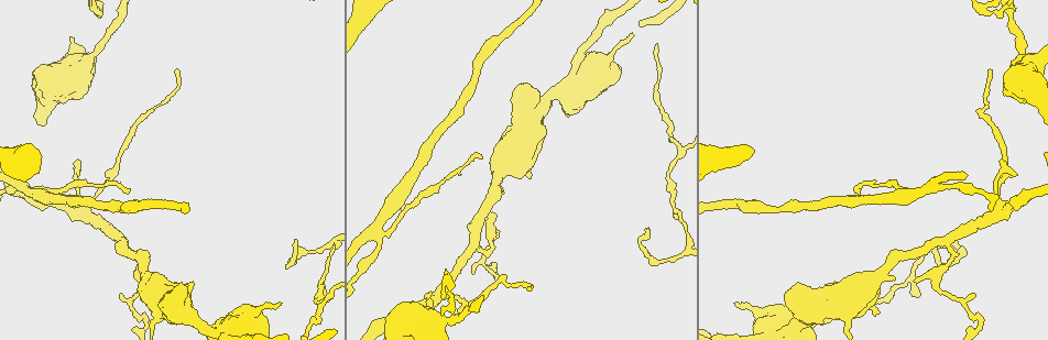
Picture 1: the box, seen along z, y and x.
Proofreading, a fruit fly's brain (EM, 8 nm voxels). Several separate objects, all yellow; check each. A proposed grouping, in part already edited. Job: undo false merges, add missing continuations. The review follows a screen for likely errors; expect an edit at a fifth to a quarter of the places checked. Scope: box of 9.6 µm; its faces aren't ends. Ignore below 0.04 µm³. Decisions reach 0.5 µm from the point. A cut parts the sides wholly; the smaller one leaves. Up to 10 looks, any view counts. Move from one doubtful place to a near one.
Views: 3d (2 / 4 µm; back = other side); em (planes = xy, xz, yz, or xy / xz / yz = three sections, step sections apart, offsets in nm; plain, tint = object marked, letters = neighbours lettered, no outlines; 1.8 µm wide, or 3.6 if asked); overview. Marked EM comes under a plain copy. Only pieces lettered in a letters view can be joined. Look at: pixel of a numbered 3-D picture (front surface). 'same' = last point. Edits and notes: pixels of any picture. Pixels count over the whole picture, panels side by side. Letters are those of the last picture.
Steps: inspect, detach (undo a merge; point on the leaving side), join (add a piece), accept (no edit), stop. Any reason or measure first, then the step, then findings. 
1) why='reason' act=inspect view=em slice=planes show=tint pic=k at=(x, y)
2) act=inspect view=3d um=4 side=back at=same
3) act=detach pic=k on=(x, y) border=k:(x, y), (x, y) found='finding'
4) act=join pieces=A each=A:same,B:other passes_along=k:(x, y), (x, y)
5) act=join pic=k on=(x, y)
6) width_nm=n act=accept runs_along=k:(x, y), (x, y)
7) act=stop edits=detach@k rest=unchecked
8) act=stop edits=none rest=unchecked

why='tapers out' act=inspect view=em slice=planes show=letters pic=1 at=(648, 231)

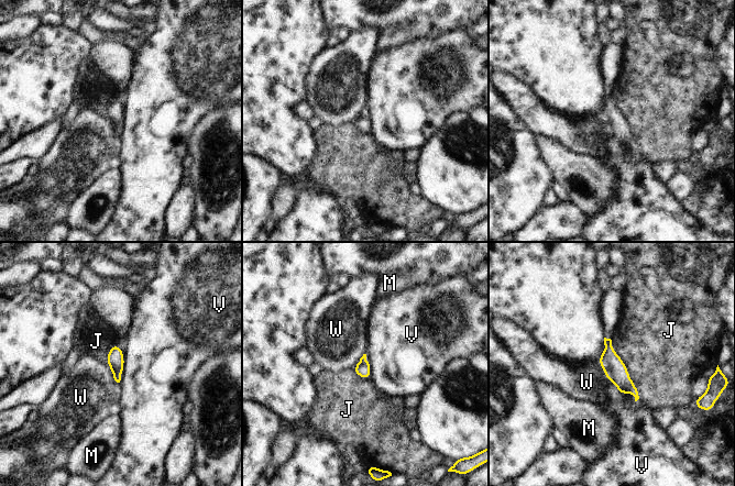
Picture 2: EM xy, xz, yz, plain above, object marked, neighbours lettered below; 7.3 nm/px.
act=accept each=J:other,M:other,V:other,W:other found='no lettered piece goes on from it'

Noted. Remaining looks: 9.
why='sudden change in width' act=inspect view=em slice=planes show=letters pic=1 at=(376, 229)

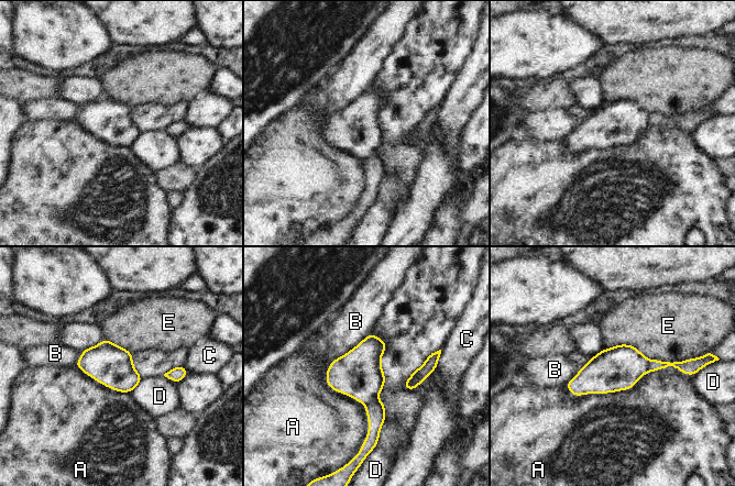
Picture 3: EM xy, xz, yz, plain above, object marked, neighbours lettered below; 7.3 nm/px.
act=detach pic=3 on=(376, 413) each=A:other,B:other,C:other,D:other,E:other border=3:(377, 397), (365, 405) found='two cells meet here'

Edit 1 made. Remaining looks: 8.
act=inspect view=overview

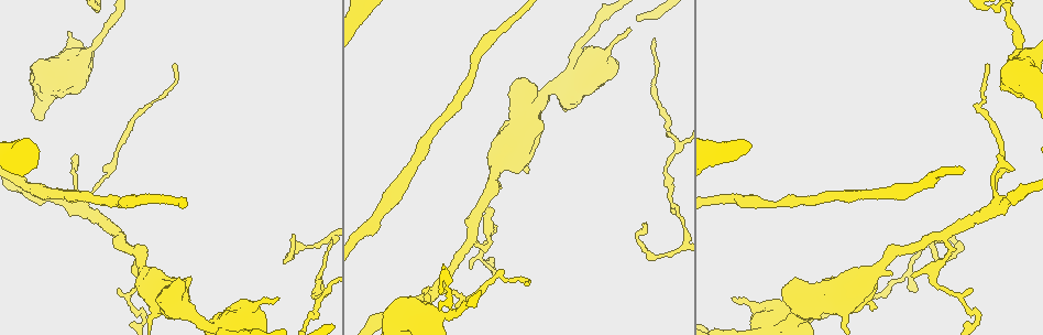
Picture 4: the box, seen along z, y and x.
why='sharp bend' act=inspect view=3d um=4 pic=4 at=(978, 314)

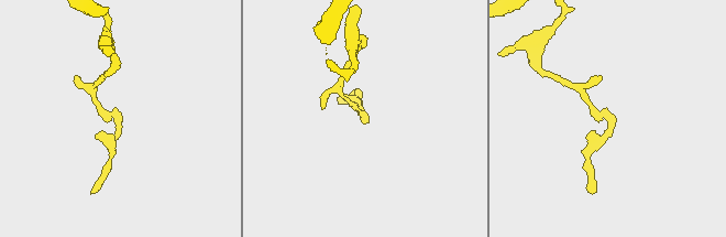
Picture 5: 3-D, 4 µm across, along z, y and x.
act=inspect view=em slice=planes show=letters pic=5 at=(118, 121)

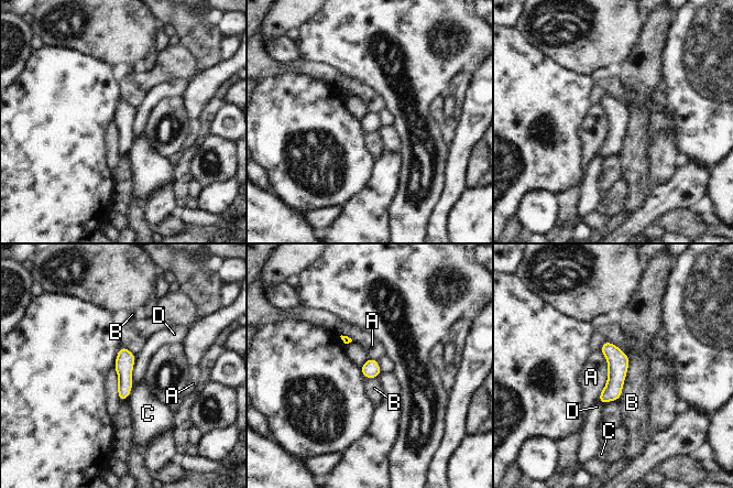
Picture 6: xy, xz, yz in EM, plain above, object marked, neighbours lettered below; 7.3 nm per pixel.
width_nm=130 longest_contact=A:360nm act=accept each=A:other,B:other,C:other,D:other found='continuous, no second cell'

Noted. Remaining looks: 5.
act=stop edits=detach@3 rest=unchecked

